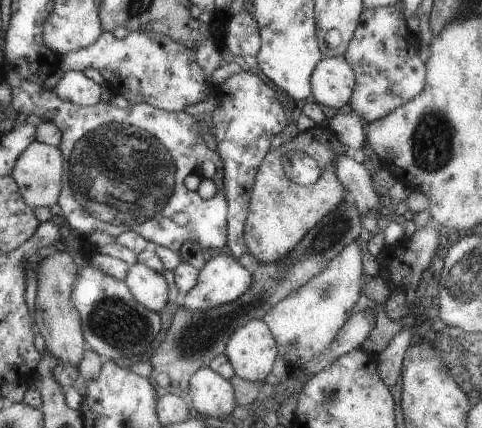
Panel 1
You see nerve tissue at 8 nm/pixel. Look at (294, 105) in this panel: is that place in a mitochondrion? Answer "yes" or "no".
no

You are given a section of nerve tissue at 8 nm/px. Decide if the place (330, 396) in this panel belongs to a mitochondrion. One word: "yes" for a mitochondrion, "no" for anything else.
yes

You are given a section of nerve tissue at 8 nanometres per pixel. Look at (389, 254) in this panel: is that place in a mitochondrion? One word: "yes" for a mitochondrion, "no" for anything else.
no

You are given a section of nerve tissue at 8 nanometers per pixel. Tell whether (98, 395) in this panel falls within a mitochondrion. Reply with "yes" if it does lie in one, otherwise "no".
no

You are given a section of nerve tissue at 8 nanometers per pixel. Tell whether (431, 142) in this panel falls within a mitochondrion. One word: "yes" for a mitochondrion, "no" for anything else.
yes

